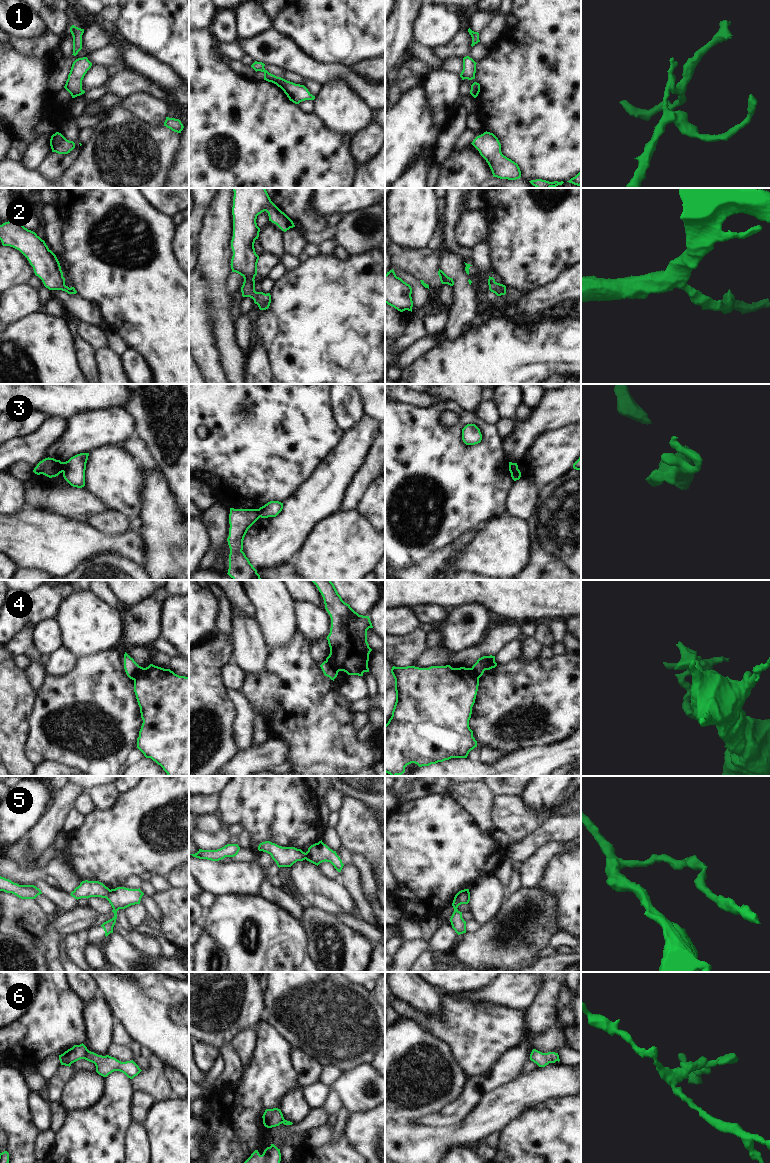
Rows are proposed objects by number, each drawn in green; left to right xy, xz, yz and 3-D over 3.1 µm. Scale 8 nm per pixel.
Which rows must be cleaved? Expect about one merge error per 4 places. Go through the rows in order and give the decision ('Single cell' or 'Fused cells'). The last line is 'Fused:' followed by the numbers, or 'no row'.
1: Single cell
2: Single cell
3: Fused cells
4: Fused cells
5: Fused cells
6: Fused cells
Fused: 3, 4, 5, 6.

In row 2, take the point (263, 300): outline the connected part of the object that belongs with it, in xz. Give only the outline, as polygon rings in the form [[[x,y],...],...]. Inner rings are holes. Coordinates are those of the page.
[[[233,188],[233,237],[231,248],[232,272],[244,278],[241,292],[243,297],[250,297],[260,310],[266,310],[271,303],[270,293],[255,291],[255,276],[259,256],[255,252],[254,243],[259,237],[260,228],[256,219],[266,211],[269,221],[286,232],[295,227],[293,221],[282,212],[270,199],[265,188]]]

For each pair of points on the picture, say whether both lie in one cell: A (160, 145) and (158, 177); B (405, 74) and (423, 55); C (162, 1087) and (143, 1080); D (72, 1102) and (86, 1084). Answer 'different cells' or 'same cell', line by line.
A: same cell
B: different cells
C: same cell
D: same cell

